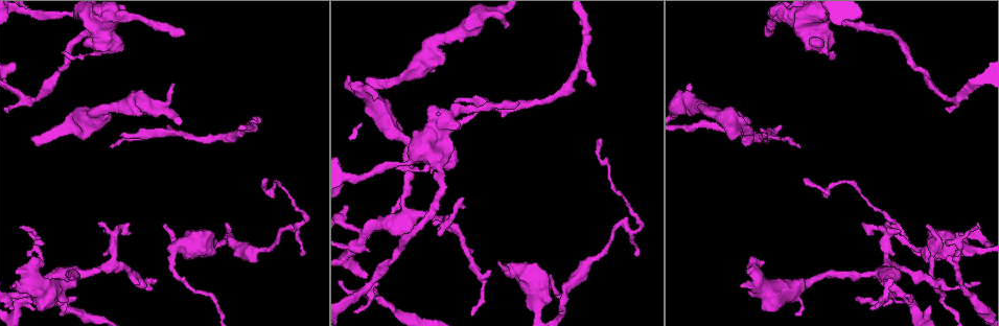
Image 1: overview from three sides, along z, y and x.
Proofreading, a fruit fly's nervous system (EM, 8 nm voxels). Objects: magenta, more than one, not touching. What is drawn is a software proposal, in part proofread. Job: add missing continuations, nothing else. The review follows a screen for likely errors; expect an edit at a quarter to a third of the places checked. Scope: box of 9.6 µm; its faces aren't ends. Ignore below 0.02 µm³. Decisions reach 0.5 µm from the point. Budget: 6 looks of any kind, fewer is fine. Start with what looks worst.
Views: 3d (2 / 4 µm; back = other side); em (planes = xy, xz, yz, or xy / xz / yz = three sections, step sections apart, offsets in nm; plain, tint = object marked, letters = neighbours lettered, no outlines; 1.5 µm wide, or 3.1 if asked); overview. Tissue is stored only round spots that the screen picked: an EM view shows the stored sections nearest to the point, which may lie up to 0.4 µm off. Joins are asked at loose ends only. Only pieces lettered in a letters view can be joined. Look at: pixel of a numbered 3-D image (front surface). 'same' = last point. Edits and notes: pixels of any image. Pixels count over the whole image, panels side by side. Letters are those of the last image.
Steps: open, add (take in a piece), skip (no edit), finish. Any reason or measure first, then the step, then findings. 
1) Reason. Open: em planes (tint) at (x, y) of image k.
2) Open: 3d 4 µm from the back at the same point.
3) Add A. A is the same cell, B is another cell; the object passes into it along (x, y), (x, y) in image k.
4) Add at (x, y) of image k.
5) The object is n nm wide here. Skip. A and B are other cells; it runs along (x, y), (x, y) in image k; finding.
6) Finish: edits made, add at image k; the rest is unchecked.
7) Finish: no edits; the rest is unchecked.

Branch stops here. Open: 3d 4 µm from the back at (742, 143) of image 1.

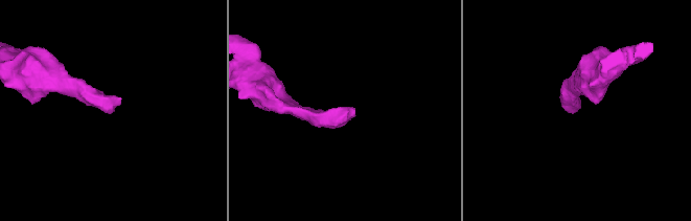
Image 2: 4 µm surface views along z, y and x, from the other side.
Open: em xy step 8 (tint) at (353, 110) of image 2.

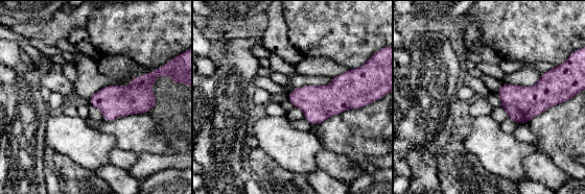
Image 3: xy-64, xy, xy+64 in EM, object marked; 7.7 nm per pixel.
Open: em xy step 8 (letters) at the same point.

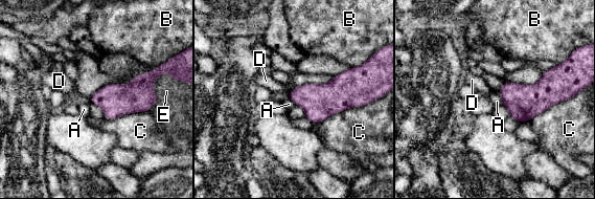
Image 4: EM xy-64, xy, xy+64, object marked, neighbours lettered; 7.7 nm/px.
Skip. A, B, C, D and E are other cells; a border runs along (289, 96), (294, 104) in image 4; no lettered piece goes on from it.

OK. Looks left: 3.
Open: em xz step 8 (tint) at (375, 97) of image 1.

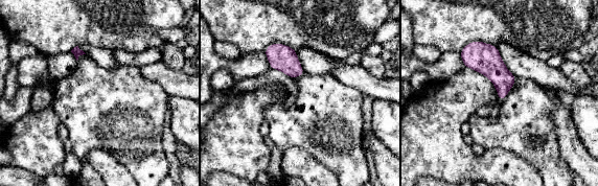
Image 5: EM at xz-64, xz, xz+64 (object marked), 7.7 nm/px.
Another direction. Open: em planes (letters) at the same point.

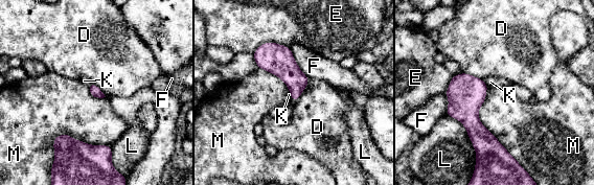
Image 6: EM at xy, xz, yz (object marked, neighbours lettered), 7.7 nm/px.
Skip. D, E, F, K, L and M are other cells; no lettered piece goes on from it.

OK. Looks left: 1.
Finish: no edits; the rest is unchecked.

